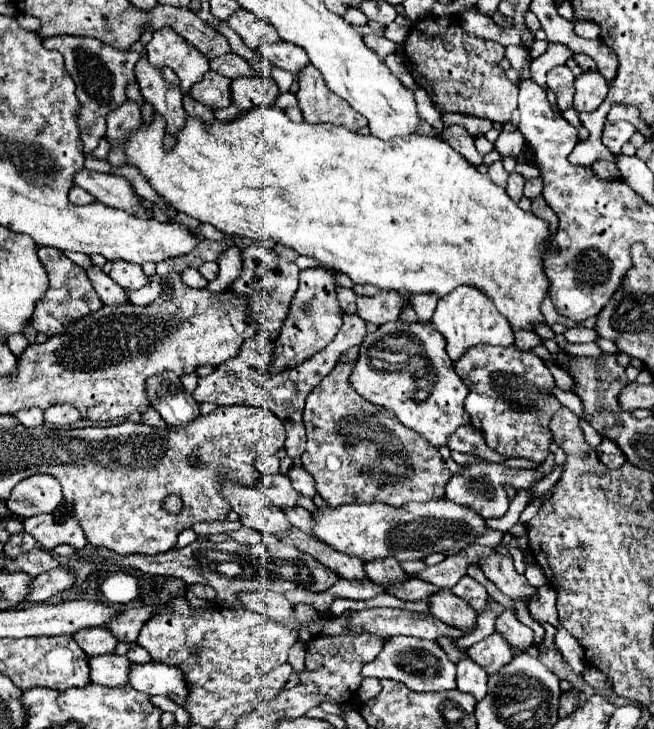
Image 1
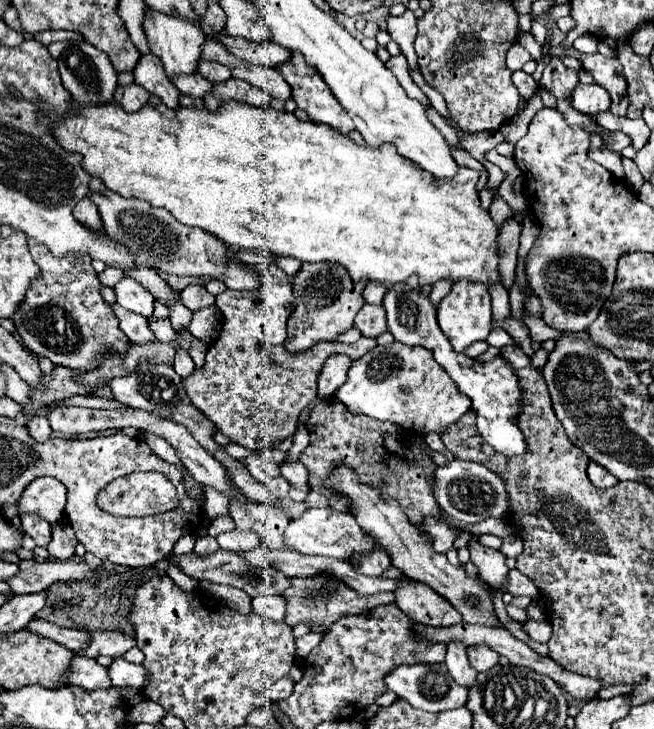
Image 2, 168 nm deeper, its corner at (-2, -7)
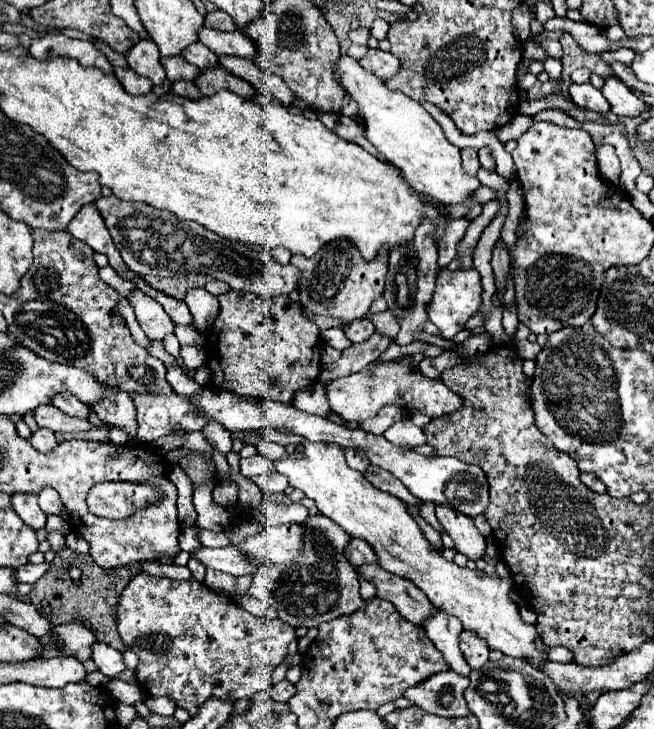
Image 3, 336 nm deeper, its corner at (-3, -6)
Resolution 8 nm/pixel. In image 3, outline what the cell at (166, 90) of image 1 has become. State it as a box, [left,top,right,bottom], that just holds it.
[124,39,166,85]

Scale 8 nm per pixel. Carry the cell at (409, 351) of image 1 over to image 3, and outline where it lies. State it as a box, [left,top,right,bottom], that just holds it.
[326,357,462,423]

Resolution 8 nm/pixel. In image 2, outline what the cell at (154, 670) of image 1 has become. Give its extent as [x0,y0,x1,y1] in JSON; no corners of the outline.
[109,658,149,692]

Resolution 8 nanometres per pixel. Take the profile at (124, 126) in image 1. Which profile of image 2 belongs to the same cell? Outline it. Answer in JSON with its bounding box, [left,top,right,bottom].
[115,84,149,112]

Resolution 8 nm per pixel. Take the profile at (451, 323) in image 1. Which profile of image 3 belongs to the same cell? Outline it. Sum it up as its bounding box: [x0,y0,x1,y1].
[426,267,482,339]

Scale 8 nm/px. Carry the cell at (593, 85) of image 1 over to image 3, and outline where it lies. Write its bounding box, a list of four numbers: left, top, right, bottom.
[568,83,610,113]

